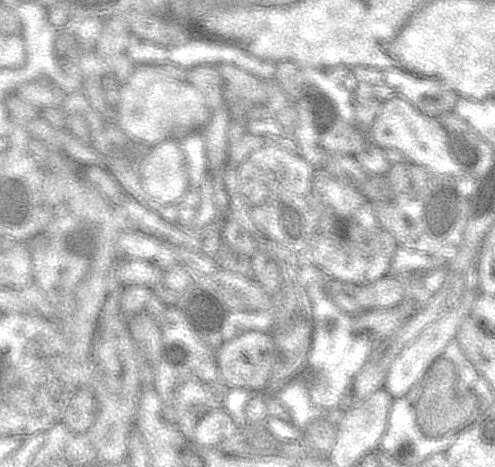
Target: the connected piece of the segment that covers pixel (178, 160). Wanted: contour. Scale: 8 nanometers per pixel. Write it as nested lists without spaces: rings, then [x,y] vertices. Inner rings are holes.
[[[176,139],[151,147],[140,162],[140,178],[146,193],[163,204],[179,199],[188,188],[184,153]]]

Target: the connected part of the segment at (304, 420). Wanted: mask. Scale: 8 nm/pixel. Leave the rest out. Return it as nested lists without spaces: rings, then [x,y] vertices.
[[[297,375],[275,393],[275,397],[281,402],[290,414],[293,423],[305,430],[310,422],[316,419],[324,419],[333,424],[338,424],[345,411],[337,408],[324,409],[313,404],[310,398],[310,381],[307,382]]]

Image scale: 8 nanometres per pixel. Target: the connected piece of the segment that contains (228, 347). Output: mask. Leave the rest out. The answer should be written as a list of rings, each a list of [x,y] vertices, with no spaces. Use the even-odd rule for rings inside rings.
[[[246,331],[241,335],[224,342],[214,354],[220,376],[229,388],[261,390],[269,380],[276,351],[272,337],[267,332]]]

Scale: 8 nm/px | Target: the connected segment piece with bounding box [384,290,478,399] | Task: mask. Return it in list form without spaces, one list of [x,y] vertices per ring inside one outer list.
[[[463,290],[463,295],[457,306],[452,311],[427,326],[418,337],[394,359],[389,368],[384,385],[384,388],[394,399],[407,394],[431,361],[455,339],[461,322],[464,318],[470,316],[477,295],[478,292],[467,293]]]

